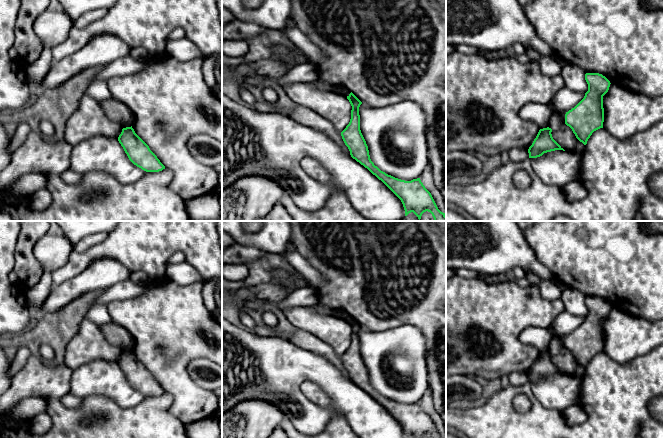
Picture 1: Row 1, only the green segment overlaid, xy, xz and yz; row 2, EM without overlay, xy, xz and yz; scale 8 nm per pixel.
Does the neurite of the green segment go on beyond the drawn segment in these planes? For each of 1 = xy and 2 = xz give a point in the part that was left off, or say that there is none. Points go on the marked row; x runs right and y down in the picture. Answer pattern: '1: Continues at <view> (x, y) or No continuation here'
1: No continuation here
2: No continuation here

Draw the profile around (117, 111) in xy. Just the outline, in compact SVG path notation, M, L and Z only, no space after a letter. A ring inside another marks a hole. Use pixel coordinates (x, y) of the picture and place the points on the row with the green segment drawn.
M115 98L100 100L105 114L112 120L117 122L122 128L131 127L134 121L132 111L121 101Z

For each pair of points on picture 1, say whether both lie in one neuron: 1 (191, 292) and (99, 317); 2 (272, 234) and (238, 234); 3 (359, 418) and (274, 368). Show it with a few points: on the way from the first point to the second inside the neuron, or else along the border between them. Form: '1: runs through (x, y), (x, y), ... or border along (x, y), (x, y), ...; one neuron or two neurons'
1: border along (107, 305), (108, 312), (114, 321); two neurons
2: runs through (264, 237), (246, 237); one neuron
3: runs through (343, 395), (316, 368), (297, 368); one neuron

